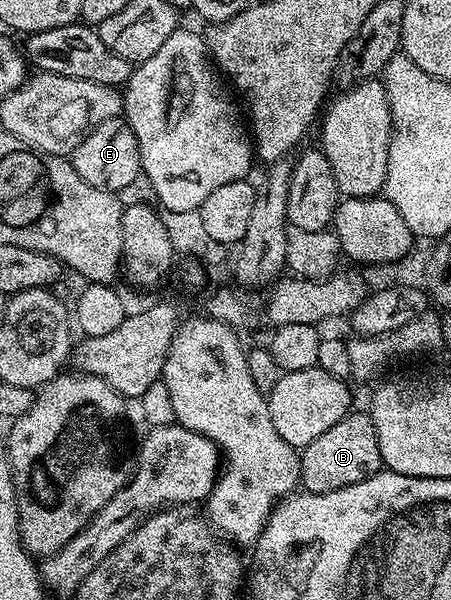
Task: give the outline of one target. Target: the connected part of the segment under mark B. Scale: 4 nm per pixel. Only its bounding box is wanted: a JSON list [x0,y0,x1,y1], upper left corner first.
[299,409,382,493]

